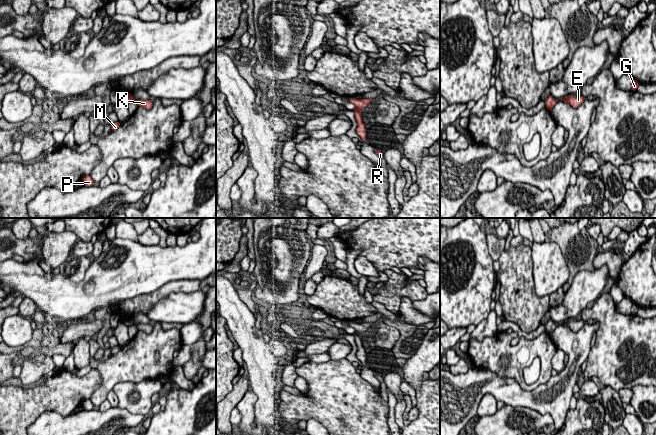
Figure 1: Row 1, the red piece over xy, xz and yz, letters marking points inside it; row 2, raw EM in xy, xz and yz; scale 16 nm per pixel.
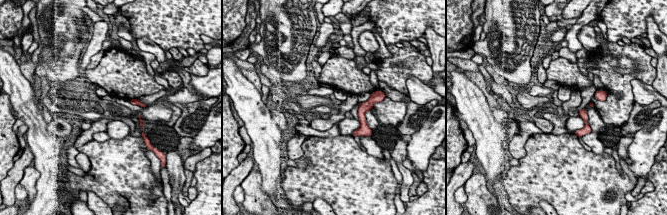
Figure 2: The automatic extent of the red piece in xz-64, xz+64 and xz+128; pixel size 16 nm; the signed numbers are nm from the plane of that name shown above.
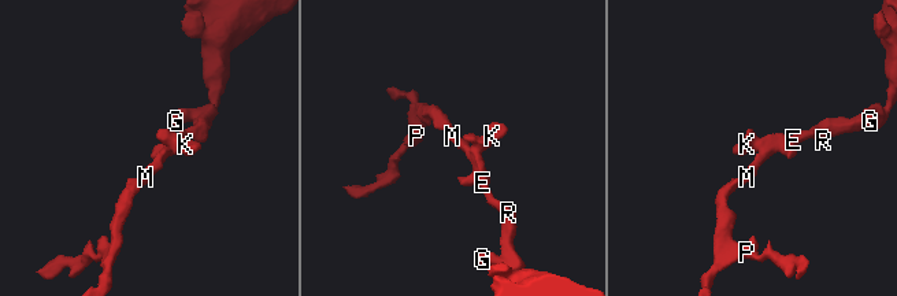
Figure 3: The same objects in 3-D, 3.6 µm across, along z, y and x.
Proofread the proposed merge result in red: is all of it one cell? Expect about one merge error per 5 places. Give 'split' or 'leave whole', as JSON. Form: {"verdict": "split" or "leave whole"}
{"verdict": "leave whole"}

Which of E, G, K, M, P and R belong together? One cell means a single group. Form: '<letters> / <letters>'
E G K M P R

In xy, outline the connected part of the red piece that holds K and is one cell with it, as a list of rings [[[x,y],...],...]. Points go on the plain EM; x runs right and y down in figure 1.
[[[126,317],[123,320],[123,323],[126,324],[127,326],[136,325],[138,331],[143,331],[145,333],[151,333],[153,330],[153,326],[150,324],[135,324],[132,320],[132,317]]]

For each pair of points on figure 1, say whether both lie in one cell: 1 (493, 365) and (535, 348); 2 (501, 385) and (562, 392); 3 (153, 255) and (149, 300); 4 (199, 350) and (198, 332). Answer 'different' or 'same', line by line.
1: same
2: same
3: different
4: different

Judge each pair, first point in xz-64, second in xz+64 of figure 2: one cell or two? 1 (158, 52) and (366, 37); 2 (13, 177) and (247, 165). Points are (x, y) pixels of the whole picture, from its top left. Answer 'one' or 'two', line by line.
1: one
2: one

